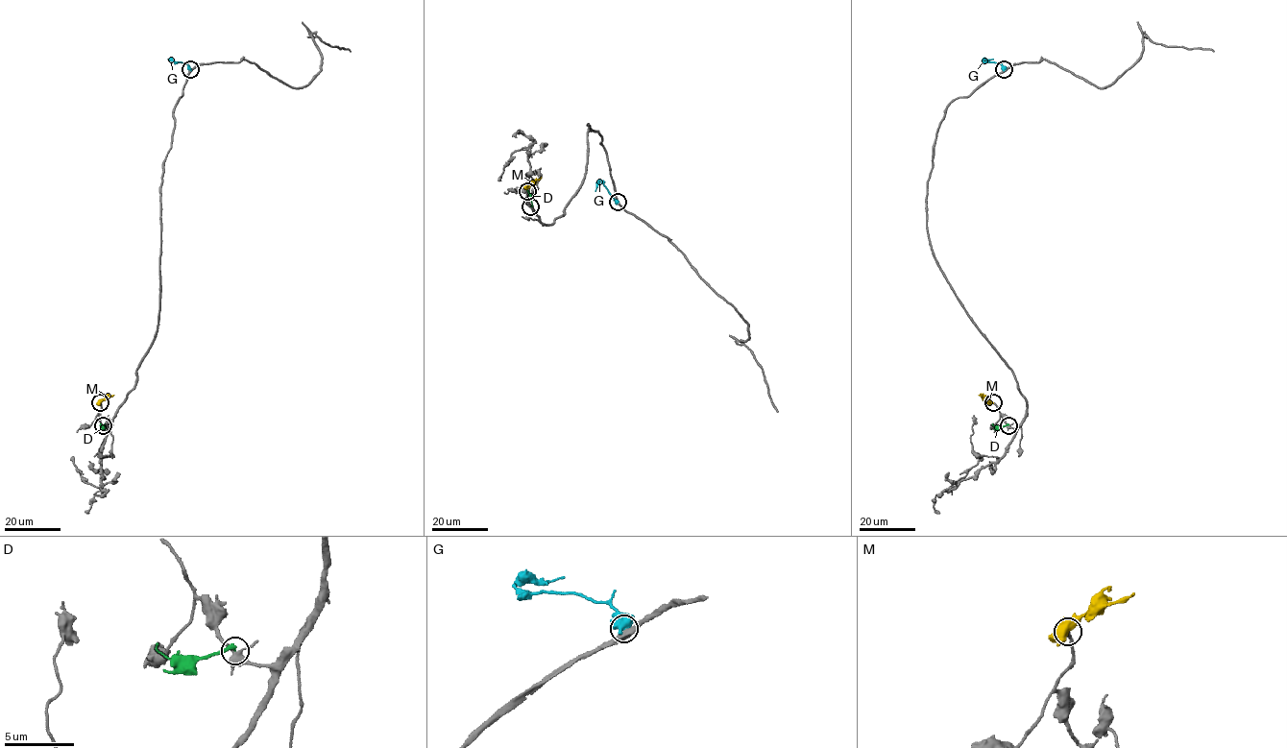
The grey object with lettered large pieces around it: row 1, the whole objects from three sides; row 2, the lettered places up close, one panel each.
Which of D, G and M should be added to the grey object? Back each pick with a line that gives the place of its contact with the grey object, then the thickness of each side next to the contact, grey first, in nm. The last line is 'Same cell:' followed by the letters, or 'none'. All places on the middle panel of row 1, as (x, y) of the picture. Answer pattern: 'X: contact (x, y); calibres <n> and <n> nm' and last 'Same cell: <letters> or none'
M: contact (527, 191); calibres 220 and 260 nm
Same cell: M

